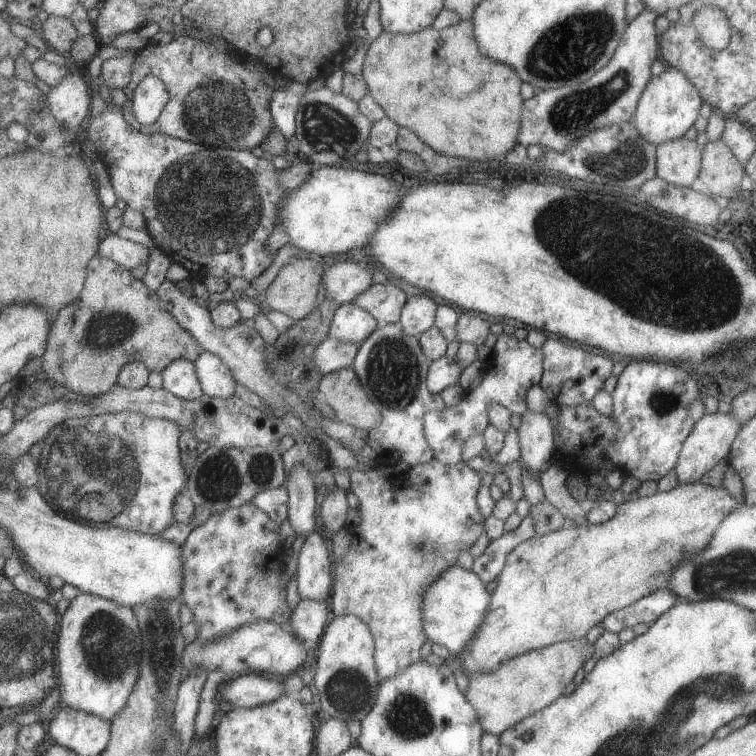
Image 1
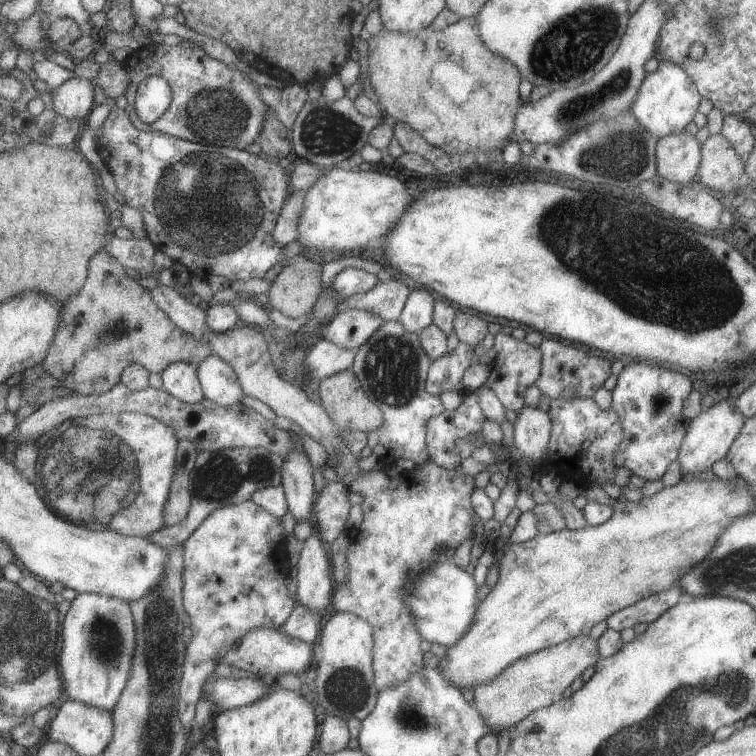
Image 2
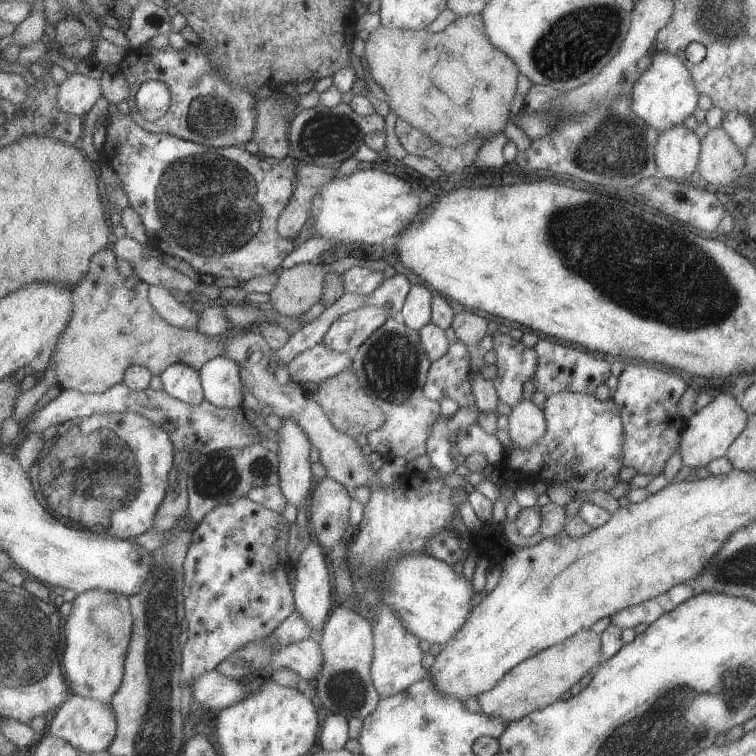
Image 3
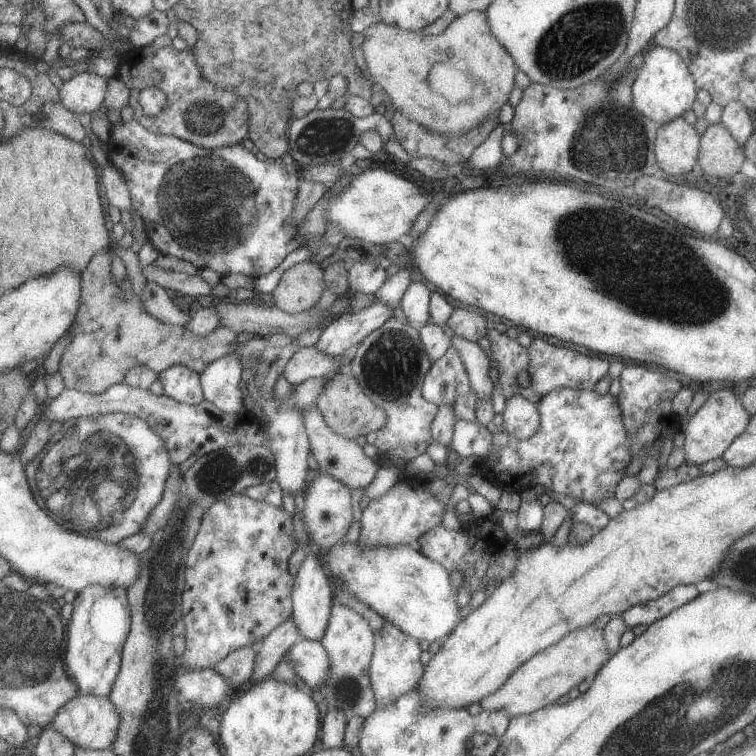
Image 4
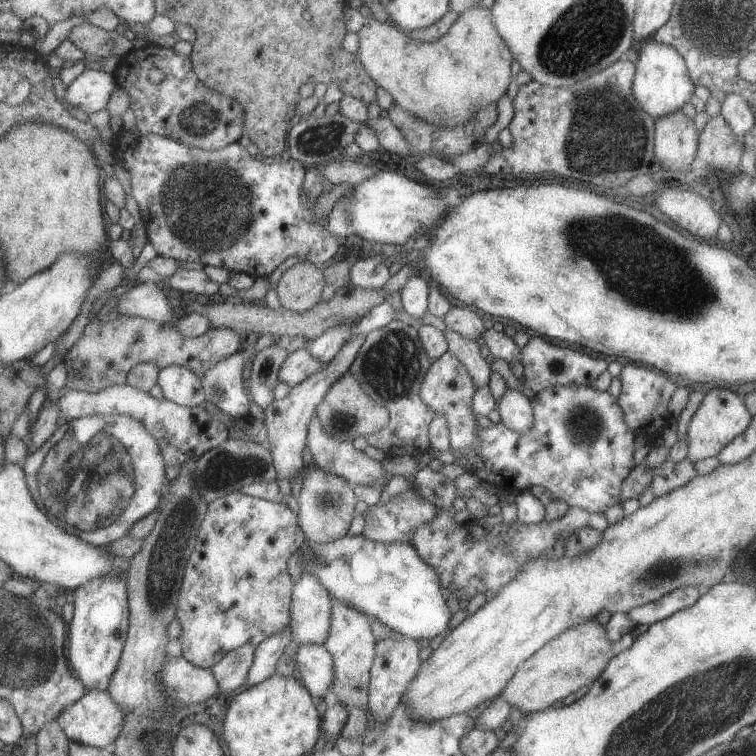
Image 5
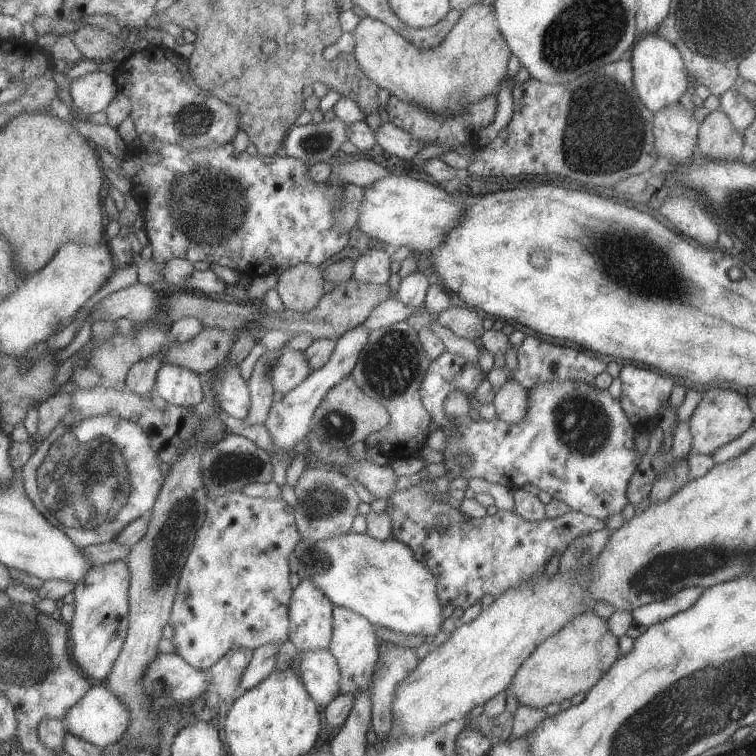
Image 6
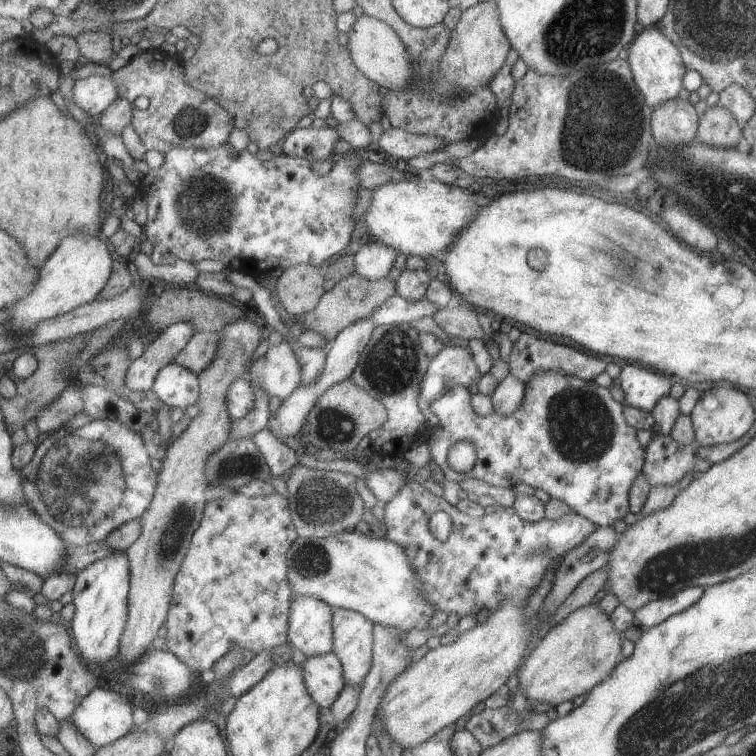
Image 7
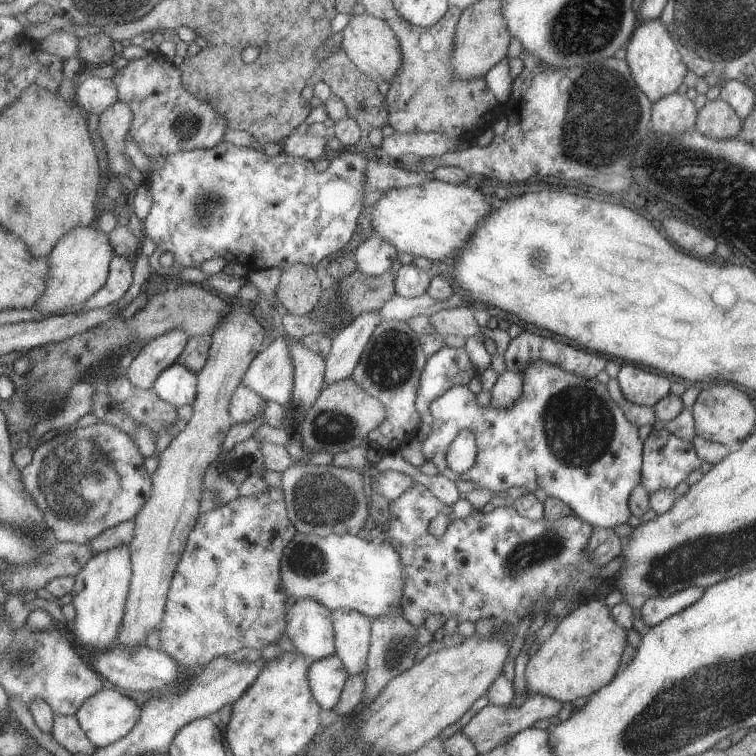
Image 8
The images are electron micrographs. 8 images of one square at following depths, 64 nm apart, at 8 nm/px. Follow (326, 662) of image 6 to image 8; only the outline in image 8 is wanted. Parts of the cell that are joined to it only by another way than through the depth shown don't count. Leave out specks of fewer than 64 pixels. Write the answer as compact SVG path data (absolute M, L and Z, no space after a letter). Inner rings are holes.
M339 655L312 661L309 682L312 684L313 696L323 709L336 710L349 677L350 674Z

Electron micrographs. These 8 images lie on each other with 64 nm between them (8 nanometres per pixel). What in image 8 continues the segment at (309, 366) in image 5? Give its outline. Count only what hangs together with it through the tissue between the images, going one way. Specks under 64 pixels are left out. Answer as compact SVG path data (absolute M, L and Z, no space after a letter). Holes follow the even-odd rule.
M278 333L272 343L252 362L243 384L266 401L289 406L295 390L296 366L286 336Z

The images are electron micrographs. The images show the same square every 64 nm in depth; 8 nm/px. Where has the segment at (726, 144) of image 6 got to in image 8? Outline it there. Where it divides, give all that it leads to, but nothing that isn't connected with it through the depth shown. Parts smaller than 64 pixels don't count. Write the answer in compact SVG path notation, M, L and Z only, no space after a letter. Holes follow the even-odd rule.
M721 98L707 101L697 112L694 127L707 138L735 138L741 130L742 120Z

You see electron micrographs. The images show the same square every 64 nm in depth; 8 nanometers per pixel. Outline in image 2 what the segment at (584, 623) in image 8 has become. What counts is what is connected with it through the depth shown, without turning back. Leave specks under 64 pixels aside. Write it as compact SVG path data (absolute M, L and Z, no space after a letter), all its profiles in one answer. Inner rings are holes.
M577 635L543 650L519 658L509 664L497 678L485 684L475 684L471 689L473 705L491 730L501 730L511 726L531 714L534 710L545 708L560 699L561 693L581 672L599 660L597 642L587 635Z

